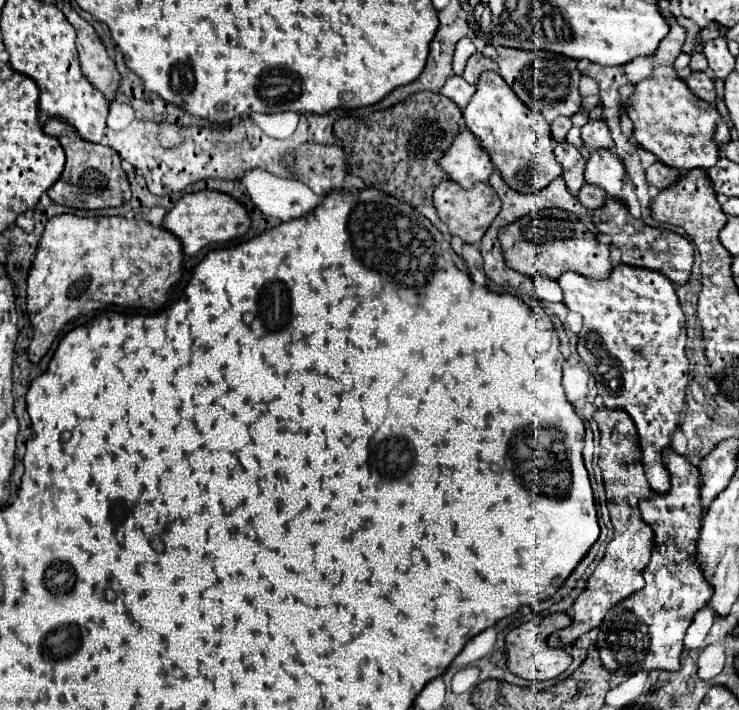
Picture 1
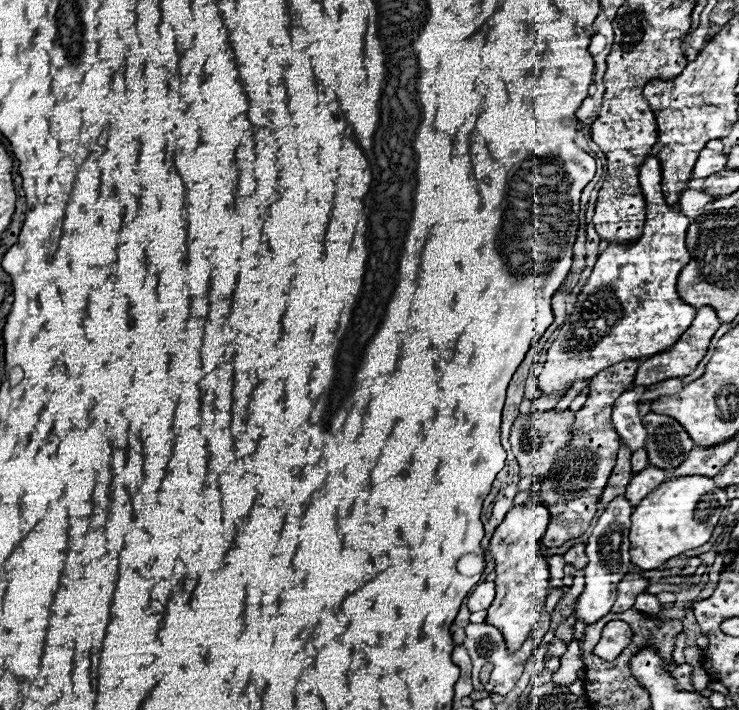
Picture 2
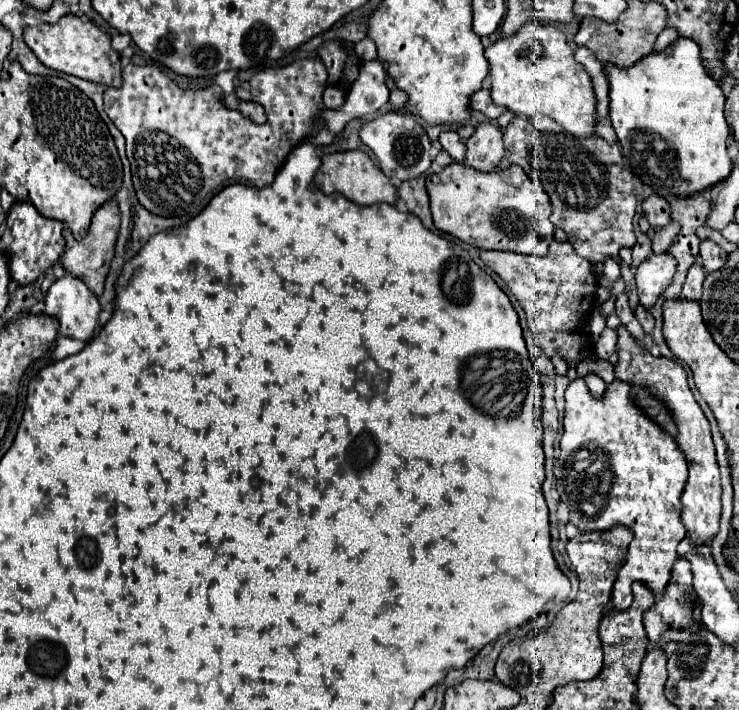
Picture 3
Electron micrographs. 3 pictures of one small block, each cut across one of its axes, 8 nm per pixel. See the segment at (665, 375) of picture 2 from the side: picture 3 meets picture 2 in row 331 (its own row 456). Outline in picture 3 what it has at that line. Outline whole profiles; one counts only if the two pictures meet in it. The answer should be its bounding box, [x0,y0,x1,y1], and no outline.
[616,326,722,548]

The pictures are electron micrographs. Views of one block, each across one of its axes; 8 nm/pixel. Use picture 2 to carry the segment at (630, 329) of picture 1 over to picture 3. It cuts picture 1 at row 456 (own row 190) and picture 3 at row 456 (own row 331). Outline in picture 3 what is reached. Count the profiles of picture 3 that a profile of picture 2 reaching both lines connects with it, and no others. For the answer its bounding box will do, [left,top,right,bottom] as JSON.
[554,378,688,610]

